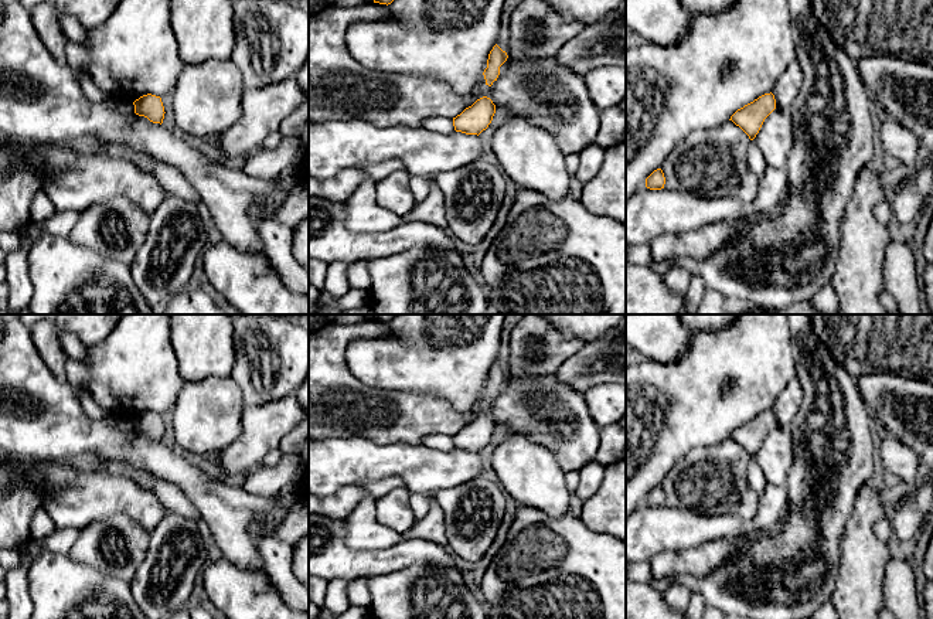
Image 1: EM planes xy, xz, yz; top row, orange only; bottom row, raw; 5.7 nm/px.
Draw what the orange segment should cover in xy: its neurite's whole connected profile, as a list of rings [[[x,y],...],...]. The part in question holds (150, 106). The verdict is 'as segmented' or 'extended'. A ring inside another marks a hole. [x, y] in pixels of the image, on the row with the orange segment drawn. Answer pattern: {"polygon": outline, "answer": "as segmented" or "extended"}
{"polygon": [[[147,93],[133,102],[134,113],[147,118],[153,123],[163,123],[164,106],[160,96]]], "answer": "as segmented"}

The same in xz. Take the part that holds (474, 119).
{"polygon": [[[487,96],[477,99],[471,106],[466,108],[460,115],[453,118],[456,132],[466,135],[480,135],[488,127],[496,113],[496,105]]], "answer": "as segmented"}

